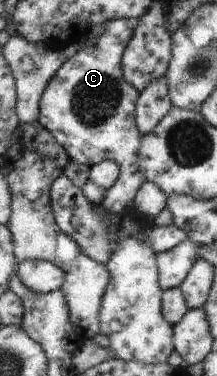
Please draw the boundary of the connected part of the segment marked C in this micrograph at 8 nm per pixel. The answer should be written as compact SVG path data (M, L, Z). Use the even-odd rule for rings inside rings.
M114 19L104 23L103 33L95 39L88 39L79 49L49 78L39 98L39 114L36 122L45 128L50 136L64 149L70 161L77 165L89 166L102 161L112 161L118 165L116 182L106 190L99 202L111 213L120 214L134 207L136 191L145 181L139 165L139 146L142 138L134 122L135 102L139 93L129 85L121 71L121 56L131 35L133 21Z

